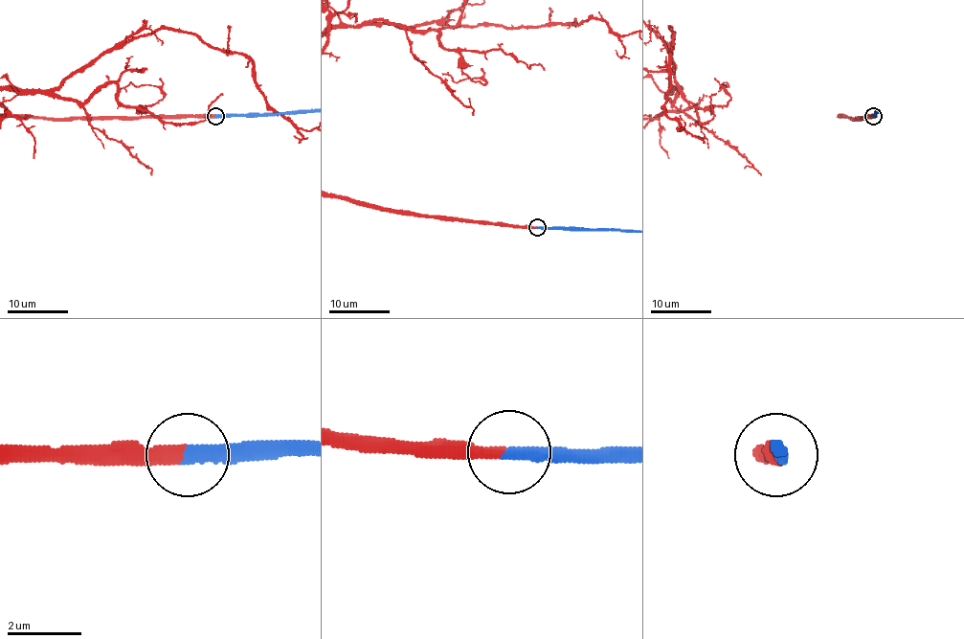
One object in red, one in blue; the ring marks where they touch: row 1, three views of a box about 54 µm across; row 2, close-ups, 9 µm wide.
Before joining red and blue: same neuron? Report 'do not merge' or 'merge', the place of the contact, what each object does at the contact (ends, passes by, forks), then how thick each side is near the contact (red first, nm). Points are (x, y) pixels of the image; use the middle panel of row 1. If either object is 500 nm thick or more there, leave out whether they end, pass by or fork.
merge; place (537, 227); red ends; blue ends; calibres 320 and 360 nm

